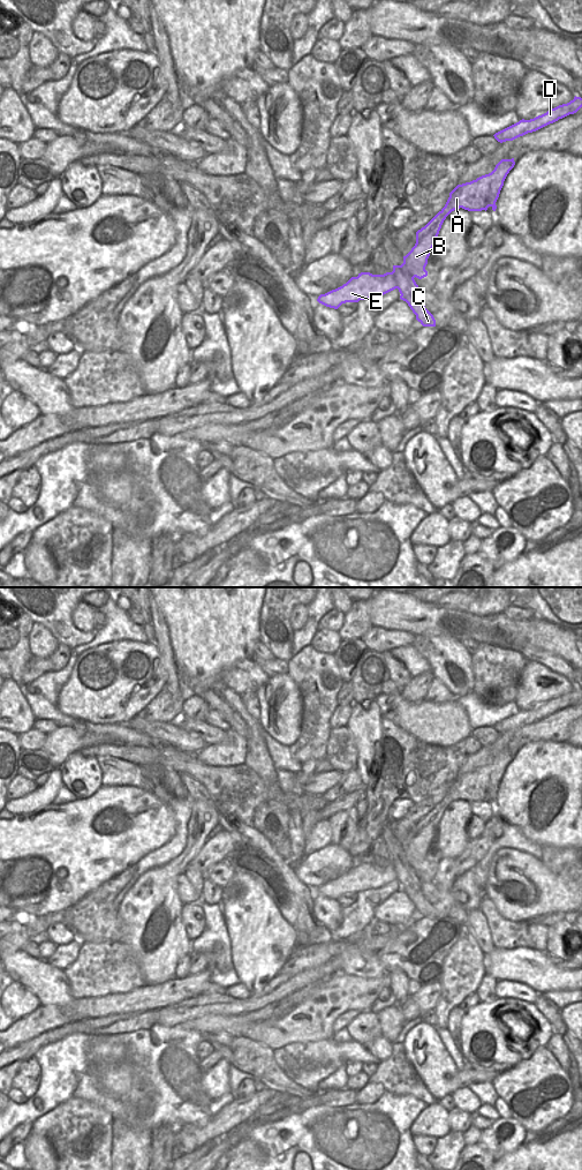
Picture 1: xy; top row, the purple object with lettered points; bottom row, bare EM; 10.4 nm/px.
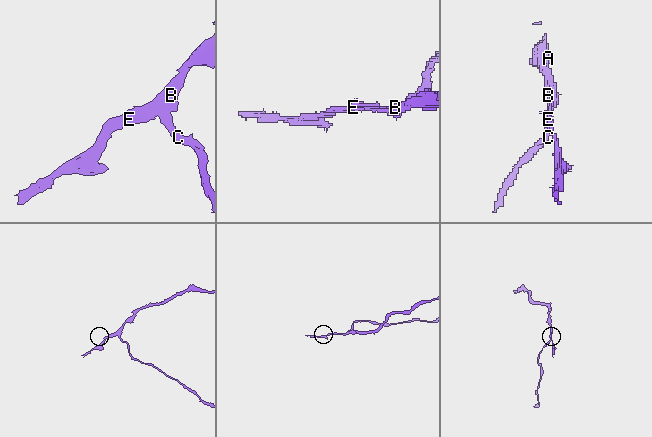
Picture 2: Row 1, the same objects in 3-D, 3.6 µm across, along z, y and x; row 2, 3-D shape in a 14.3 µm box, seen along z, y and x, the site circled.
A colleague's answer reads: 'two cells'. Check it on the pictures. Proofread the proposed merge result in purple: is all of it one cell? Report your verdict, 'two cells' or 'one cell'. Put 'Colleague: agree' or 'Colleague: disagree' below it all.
two cells
Colleague: agree

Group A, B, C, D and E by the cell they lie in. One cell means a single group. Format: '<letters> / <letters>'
A B D E / C

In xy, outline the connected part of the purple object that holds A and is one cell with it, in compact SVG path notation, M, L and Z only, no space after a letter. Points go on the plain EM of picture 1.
M514 749L501 750L491 764L458 775L449 783L445 797L416 823L415 837L403 847L401 856L393 856L392 863L384 865L361 863L342 877L320 885L317 892L326 898L338 900L342 894L379 888L395 879L400 885L420 884L421 879L414 869L422 870L428 867L425 861L428 849L433 837L437 835L437 827L446 808L460 798L468 802L486 802L491 797L496 802L496 793L504 772L514 756Z

